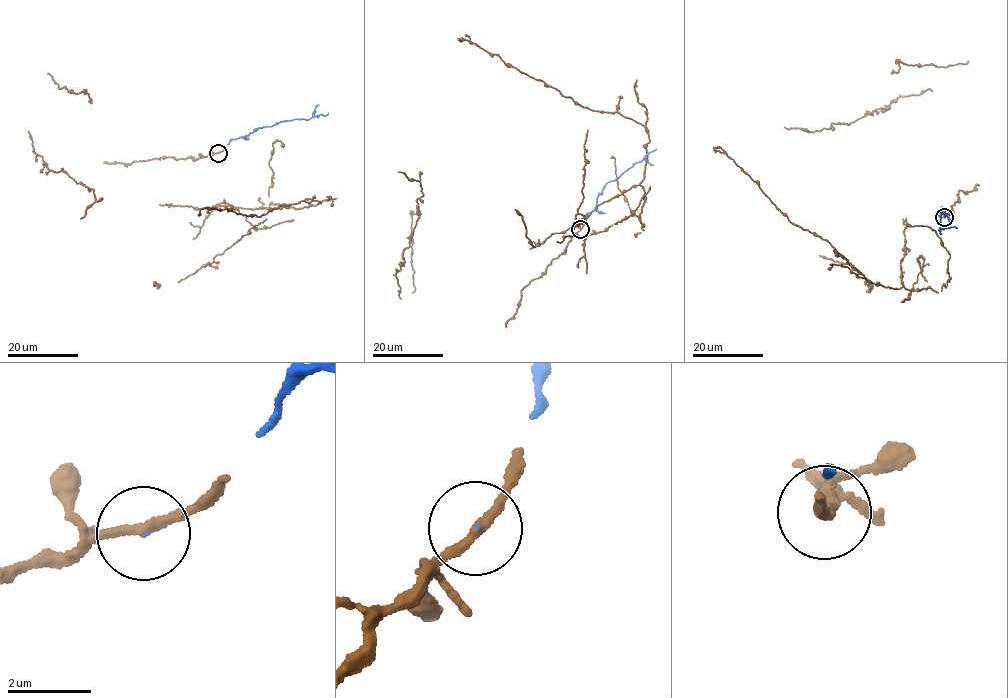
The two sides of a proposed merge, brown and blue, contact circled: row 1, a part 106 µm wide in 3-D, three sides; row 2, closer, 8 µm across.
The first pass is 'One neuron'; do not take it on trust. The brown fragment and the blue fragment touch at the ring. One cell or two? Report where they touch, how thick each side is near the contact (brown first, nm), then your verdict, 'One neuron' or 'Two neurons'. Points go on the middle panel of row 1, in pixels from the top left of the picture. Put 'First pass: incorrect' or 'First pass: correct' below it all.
Place: (580, 229). Thickness 240 nm (brown) against 30 nm. One neuron
First pass: correct

